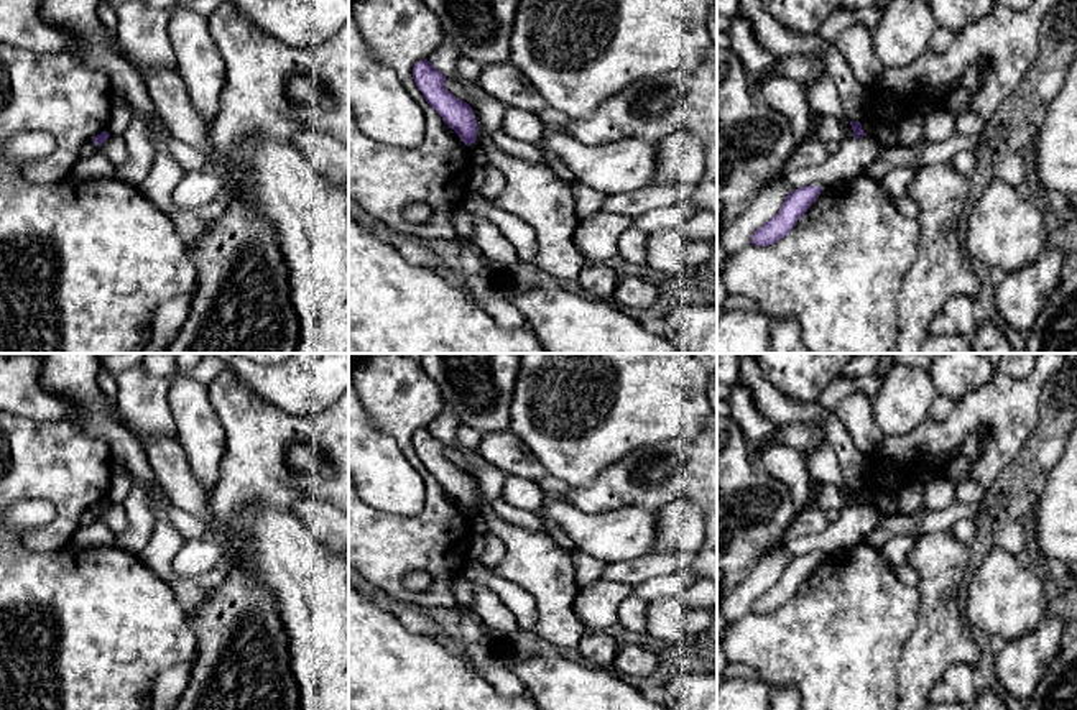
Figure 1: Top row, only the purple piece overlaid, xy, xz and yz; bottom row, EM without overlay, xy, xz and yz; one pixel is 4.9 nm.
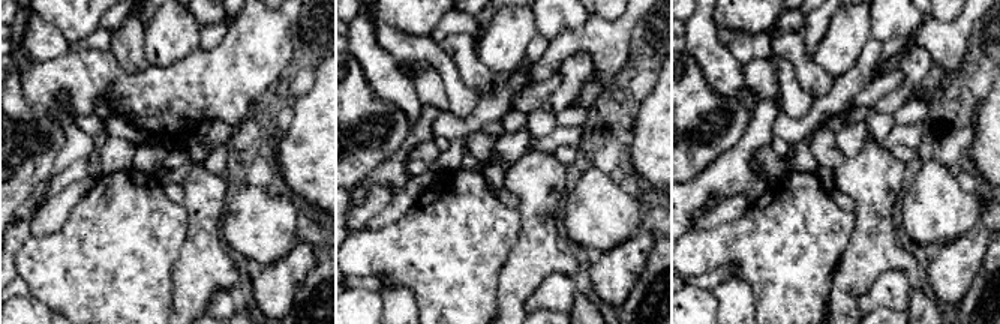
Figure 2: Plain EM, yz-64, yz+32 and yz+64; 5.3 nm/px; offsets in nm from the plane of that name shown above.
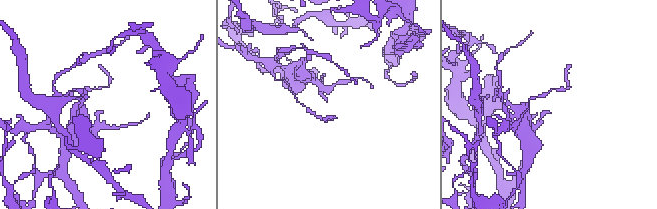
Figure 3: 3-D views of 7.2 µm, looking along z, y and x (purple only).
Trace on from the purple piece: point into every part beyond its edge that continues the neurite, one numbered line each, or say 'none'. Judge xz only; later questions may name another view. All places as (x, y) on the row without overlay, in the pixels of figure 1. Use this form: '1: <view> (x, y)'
none

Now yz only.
none

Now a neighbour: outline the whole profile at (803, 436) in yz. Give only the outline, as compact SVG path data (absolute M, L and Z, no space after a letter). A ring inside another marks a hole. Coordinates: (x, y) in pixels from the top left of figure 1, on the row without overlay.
M793 422L788 426L778 426L773 434L773 440L796 449L806 459L809 452L827 440L825 429L816 422Z

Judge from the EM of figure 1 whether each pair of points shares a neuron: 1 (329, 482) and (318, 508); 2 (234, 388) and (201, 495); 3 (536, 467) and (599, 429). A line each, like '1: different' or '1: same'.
1: different
2: different
3: different

